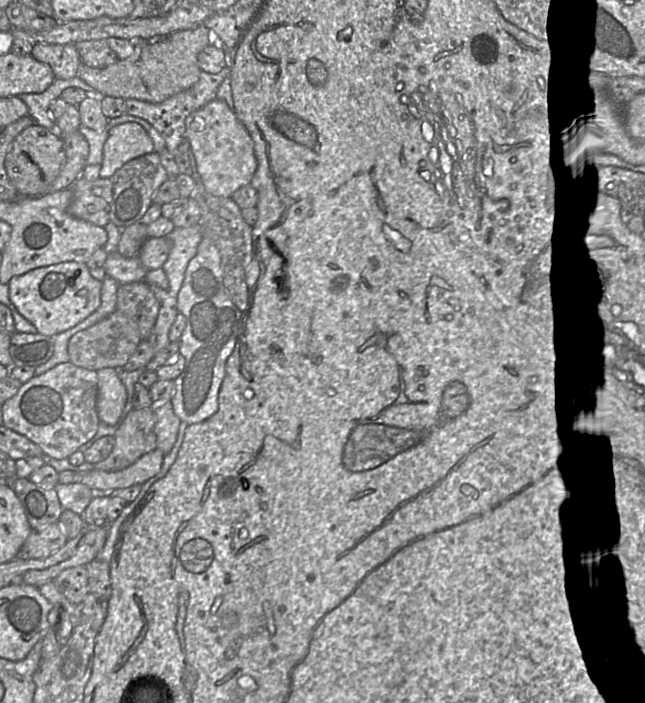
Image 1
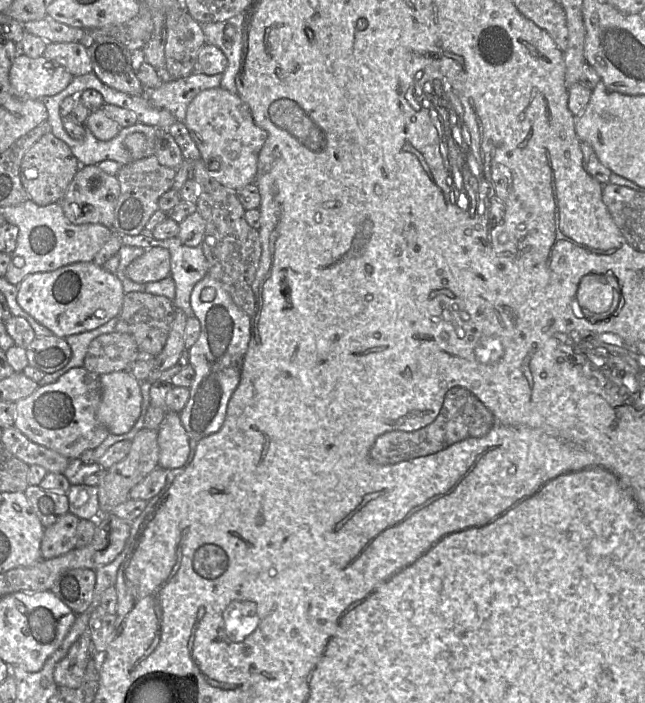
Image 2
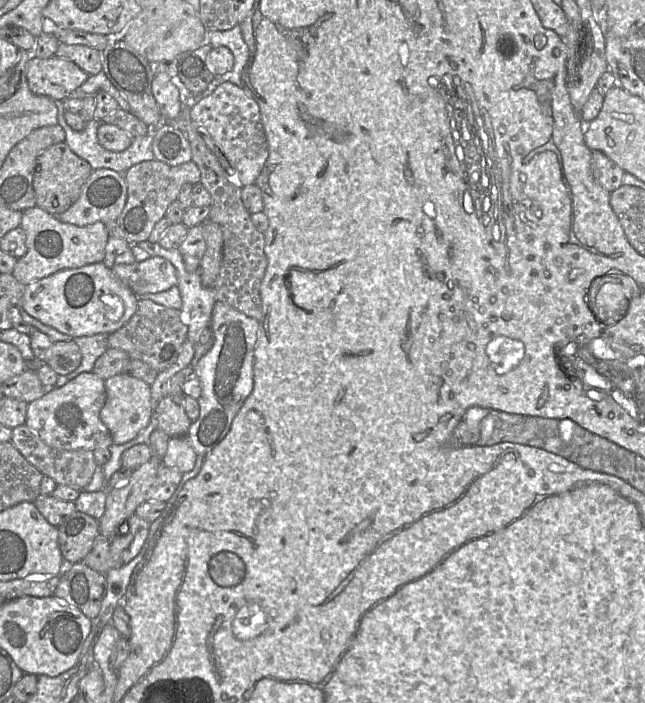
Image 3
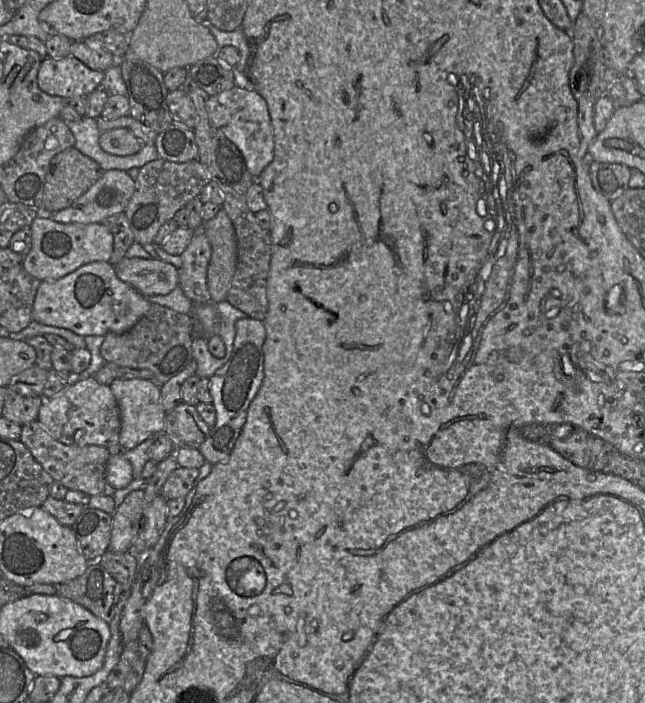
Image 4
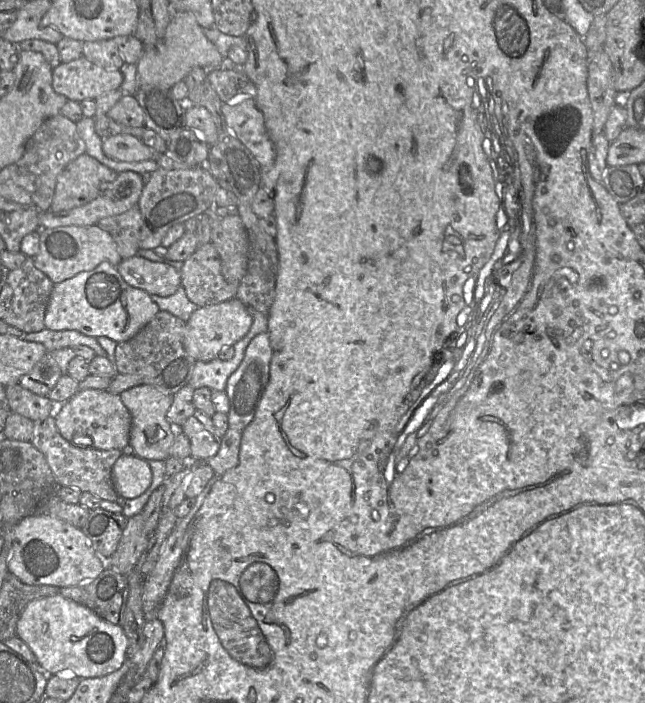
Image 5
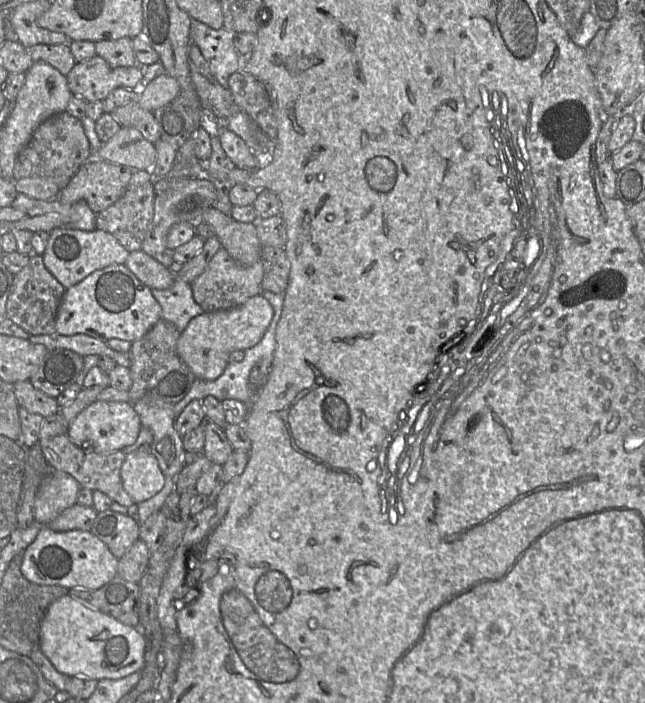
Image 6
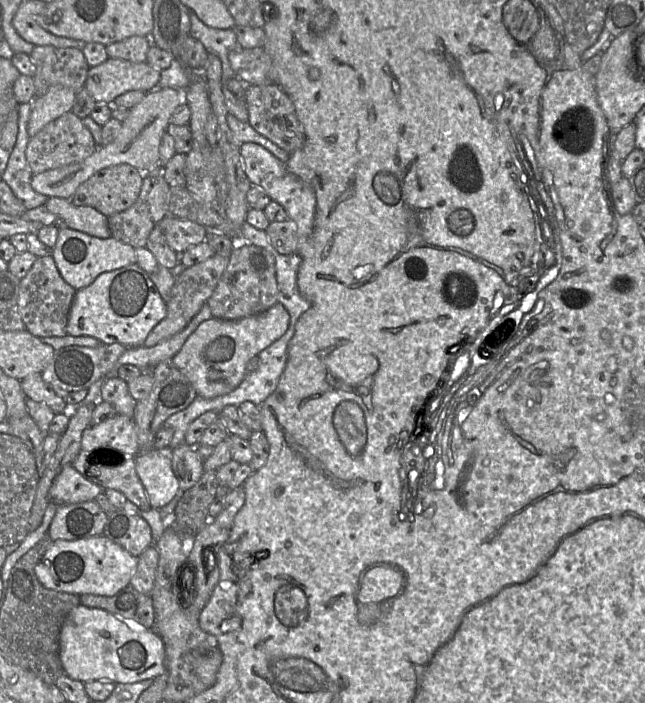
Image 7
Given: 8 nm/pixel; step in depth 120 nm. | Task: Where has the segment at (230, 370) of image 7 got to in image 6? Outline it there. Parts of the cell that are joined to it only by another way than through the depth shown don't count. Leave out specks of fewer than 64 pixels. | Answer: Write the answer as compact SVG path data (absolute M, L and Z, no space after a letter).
M263 296L250 297L243 304L227 309L204 312L192 318L181 332L177 342L180 358L196 378L212 381L227 367L229 354L234 350L246 350L257 345L269 327L274 315L270 302Z

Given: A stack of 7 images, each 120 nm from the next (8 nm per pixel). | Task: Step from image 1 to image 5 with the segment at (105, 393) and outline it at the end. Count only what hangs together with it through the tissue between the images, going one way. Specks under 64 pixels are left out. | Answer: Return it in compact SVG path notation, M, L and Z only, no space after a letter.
M148 384L134 386L119 396L132 416L129 445L134 449L136 456L147 461L164 462L170 457L170 448L178 431L167 418L167 412L172 404L172 396Z

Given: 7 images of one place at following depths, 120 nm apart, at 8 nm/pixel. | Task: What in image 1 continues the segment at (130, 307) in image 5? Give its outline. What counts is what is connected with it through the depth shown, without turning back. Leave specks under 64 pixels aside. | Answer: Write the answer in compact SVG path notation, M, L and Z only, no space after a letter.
M62 262L31 270L11 278L9 298L18 312L31 322L37 333L53 336L82 322L101 305L102 281L92 277L85 263Z

